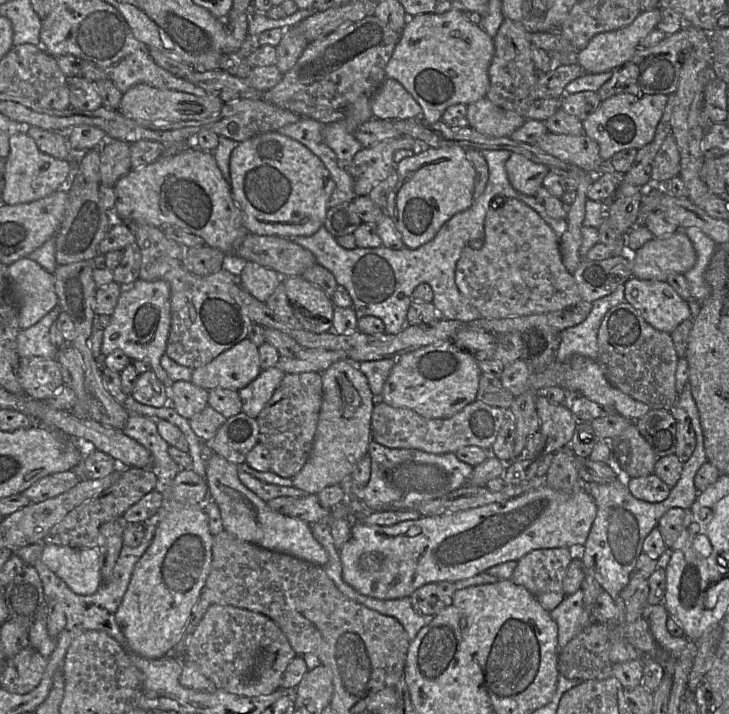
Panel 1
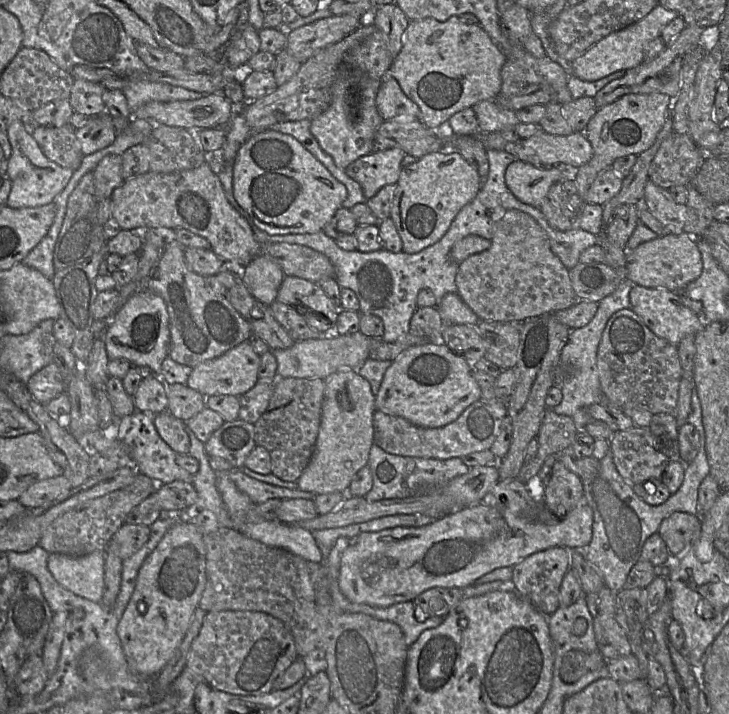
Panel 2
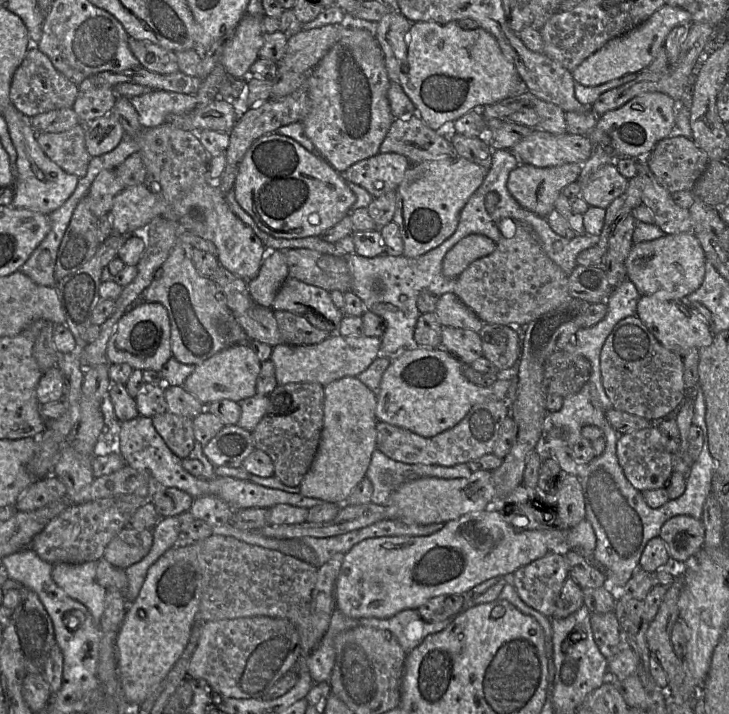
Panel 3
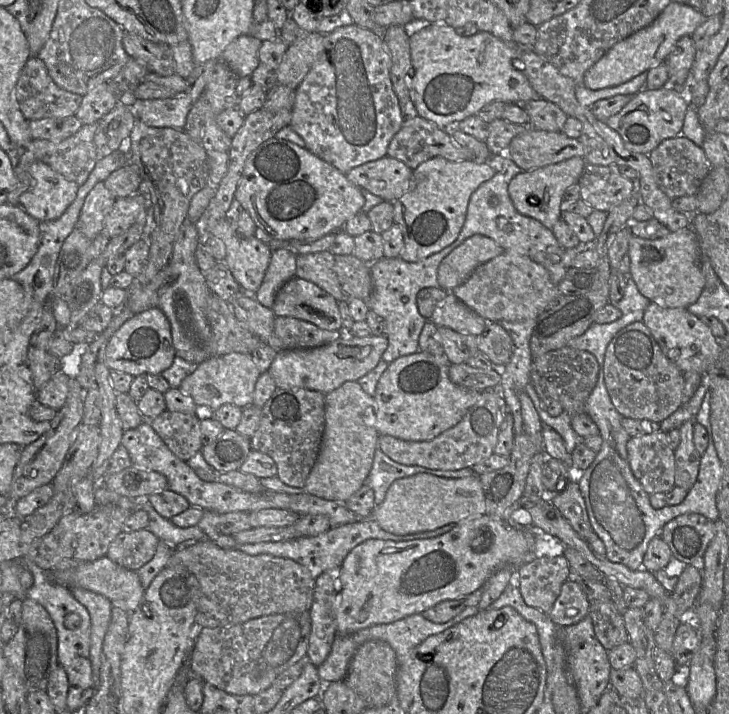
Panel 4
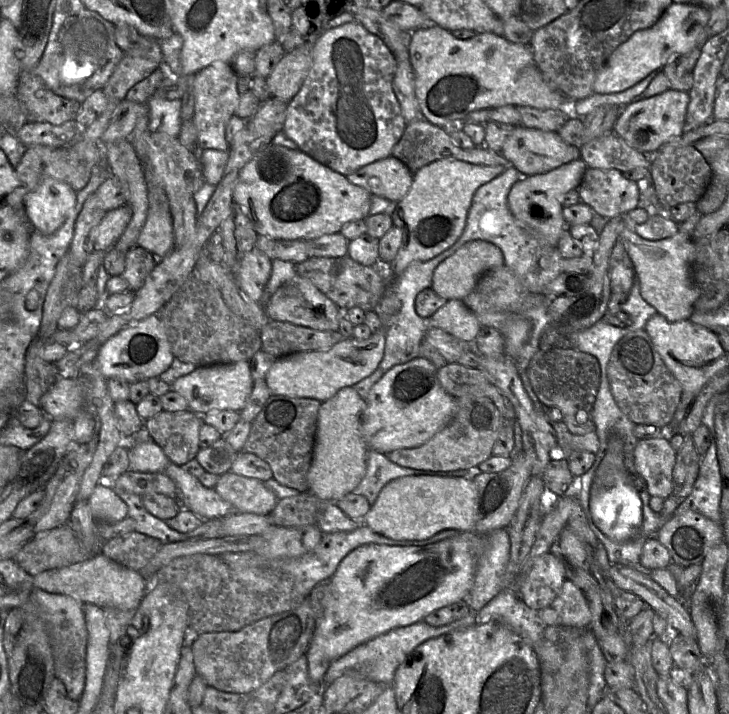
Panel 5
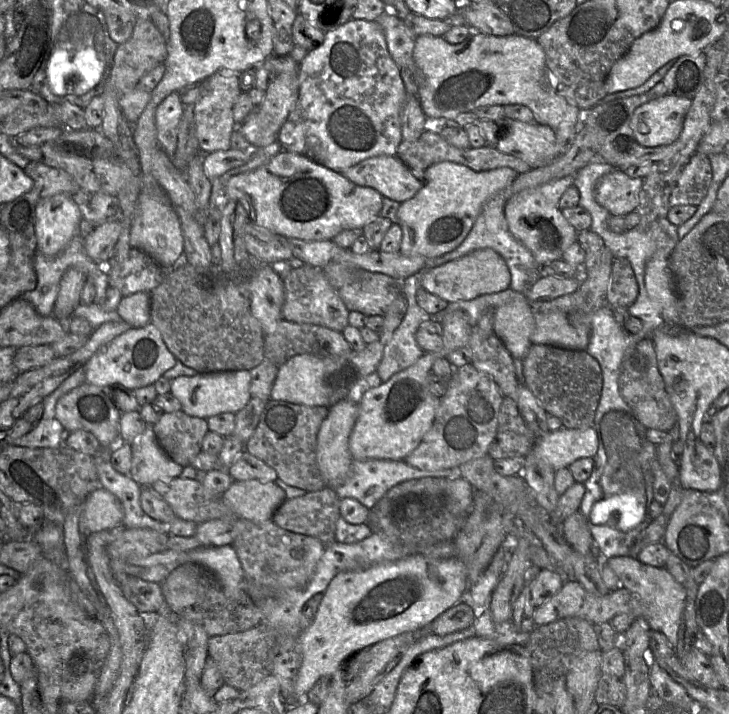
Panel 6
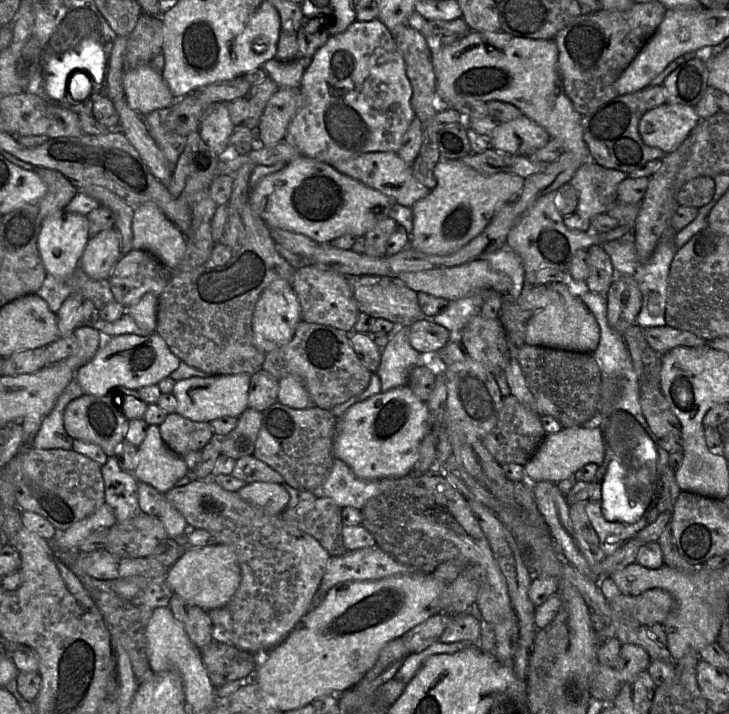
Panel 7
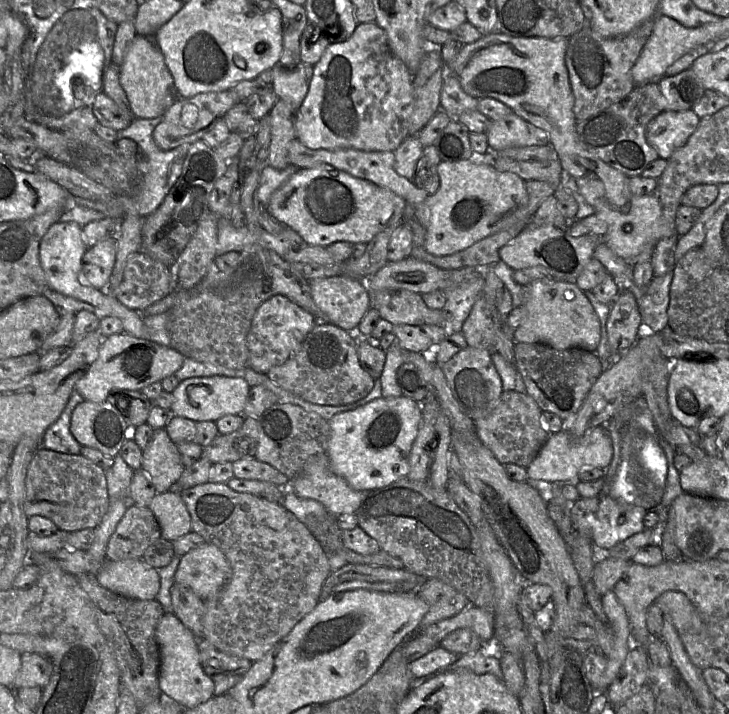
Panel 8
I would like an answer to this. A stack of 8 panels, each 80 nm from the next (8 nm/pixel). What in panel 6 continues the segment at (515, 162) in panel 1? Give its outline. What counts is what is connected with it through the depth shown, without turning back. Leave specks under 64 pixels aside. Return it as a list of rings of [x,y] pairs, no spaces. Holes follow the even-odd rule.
[[[574,174],[524,189],[507,200],[504,213],[511,234],[532,253],[539,266],[544,267],[562,258],[563,252],[577,242],[578,231],[565,219],[559,200],[574,183]]]

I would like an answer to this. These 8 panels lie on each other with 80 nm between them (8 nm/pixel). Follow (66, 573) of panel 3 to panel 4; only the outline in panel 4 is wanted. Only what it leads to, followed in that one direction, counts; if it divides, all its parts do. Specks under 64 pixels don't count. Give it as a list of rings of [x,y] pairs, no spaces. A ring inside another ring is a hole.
[[[80,588],[70,589],[74,598],[88,611],[90,627],[90,661],[94,680],[94,692],[99,684],[103,641],[111,619],[111,602],[103,595]]]

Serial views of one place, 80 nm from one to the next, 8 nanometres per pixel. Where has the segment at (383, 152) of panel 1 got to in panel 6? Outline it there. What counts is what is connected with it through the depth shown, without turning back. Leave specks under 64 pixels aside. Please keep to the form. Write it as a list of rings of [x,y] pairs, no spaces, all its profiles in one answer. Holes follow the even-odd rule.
[[[396,155],[367,158],[349,167],[342,174],[351,182],[374,188],[383,197],[398,202],[412,198],[423,185]]]

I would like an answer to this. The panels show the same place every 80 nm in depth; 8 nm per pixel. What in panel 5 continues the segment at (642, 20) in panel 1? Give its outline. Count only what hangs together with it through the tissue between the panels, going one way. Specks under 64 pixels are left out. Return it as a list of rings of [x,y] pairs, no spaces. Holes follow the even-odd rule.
[[[672,2],[652,27],[636,31],[615,49],[596,76],[594,92],[598,94],[622,92],[640,82],[651,72],[661,70],[673,56],[686,54],[695,48],[700,49],[709,39],[705,32],[709,18],[710,10],[707,8]]]

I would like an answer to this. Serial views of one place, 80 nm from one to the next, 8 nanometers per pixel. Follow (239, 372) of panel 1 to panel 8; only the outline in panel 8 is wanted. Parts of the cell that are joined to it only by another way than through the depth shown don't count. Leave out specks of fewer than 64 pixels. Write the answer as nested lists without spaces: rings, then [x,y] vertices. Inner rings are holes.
[[[226,376],[192,377],[179,382],[171,392],[170,415],[194,421],[214,421],[227,415],[242,414],[250,386],[243,378]]]

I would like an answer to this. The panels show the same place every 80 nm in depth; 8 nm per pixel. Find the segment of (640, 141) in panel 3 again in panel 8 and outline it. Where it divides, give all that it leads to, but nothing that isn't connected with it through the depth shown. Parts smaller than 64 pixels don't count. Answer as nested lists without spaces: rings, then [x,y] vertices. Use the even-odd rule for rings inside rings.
[[[692,109],[663,110],[646,126],[646,140],[660,158],[668,160],[697,129],[700,118]]]

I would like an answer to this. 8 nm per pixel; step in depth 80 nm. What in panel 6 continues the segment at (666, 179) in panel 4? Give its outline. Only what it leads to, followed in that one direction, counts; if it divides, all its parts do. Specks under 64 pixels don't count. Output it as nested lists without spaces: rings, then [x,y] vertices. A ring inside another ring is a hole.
[[[696,152],[682,168],[669,197],[670,207],[698,206],[706,197],[712,182],[712,166],[707,155]]]

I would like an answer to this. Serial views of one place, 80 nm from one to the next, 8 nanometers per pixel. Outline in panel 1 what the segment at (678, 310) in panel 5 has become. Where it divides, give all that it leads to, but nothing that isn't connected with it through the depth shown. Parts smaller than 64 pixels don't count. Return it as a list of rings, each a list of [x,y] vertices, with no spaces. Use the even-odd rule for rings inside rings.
[[[683,231],[654,237],[631,253],[632,276],[641,280],[666,281],[672,274],[685,274],[697,260],[696,251]]]

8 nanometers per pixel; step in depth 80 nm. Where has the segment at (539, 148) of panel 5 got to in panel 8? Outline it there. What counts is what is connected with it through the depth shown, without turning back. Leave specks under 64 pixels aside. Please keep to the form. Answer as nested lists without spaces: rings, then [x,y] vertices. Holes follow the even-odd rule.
[[[514,112],[492,121],[486,134],[491,151],[500,151],[509,147],[543,146],[550,143],[546,131]]]

